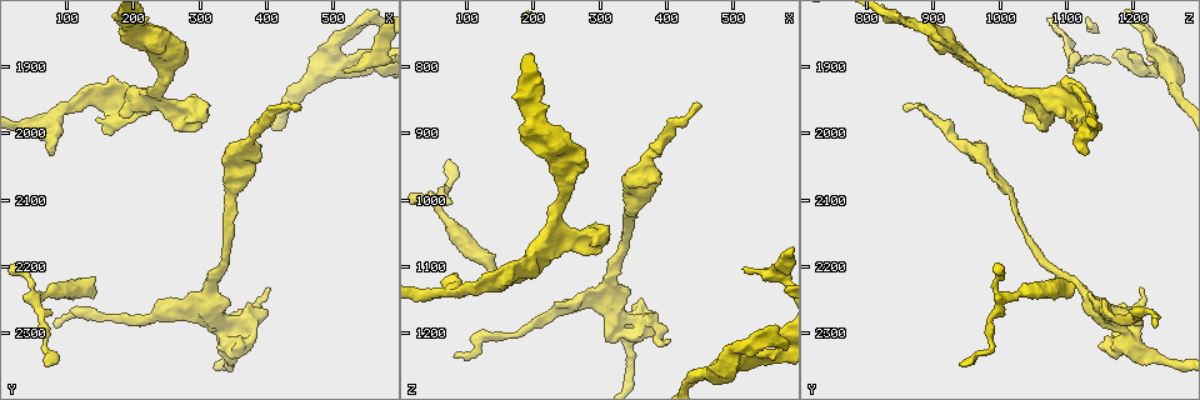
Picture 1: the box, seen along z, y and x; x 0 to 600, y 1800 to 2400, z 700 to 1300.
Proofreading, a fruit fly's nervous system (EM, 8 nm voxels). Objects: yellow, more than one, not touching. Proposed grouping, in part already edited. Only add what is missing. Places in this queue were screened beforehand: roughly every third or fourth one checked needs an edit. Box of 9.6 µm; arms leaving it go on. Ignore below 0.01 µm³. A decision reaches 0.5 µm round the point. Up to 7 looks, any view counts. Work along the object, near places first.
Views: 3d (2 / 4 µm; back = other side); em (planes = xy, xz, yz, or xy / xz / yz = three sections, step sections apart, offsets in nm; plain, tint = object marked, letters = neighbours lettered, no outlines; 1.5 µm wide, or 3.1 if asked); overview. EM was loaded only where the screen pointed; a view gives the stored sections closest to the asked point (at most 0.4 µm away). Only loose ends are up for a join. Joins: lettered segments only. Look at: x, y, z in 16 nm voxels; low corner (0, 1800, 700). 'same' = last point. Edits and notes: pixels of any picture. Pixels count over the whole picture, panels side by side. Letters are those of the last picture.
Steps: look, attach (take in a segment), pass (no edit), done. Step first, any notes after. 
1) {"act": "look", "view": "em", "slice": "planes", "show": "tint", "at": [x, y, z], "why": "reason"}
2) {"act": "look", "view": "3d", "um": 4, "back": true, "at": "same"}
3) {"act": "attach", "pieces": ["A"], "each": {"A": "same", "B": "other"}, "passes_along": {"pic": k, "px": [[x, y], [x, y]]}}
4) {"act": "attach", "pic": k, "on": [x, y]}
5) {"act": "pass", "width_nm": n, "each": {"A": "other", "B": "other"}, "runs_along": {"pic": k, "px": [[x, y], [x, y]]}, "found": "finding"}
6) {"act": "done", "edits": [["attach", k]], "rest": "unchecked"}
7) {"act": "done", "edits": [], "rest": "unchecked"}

{"act": "look", "view": "3d", "um": 2, "at": [515, 1910, 1105], "why": "thin end"}

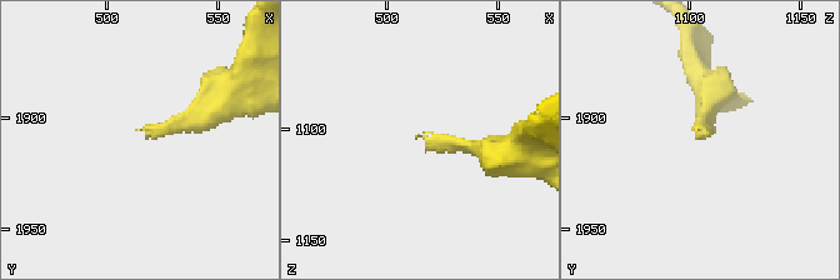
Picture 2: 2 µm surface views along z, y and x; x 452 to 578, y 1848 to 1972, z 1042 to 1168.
{"act": "look", "view": "em", "slice": "planes", "show": "plain", "at": [514, 1906, 1103], "why": "need the tissue"}

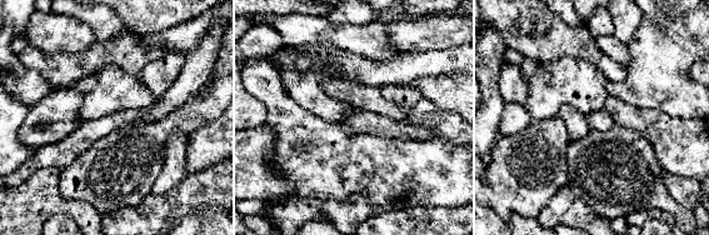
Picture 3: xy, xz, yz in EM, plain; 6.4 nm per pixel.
{"act": "look", "view": "em", "slice": "planes", "show": "letters", "at": "same"}

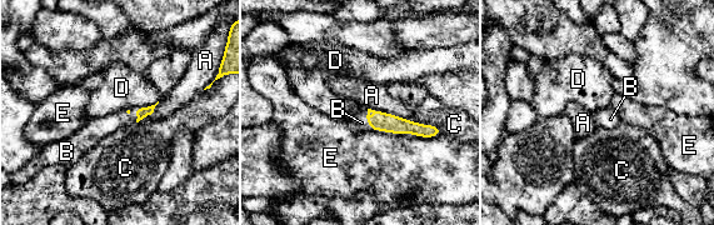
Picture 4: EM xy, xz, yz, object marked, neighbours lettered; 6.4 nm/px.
{"act": "attach", "pieces": ["B"], "each": {"A": "other", "B": "same", "C": "other", "D": "other", "E": "other"}, "passes_along": {"pic": 4, "px": [[383, 121], [367, 118], [359, 120]]}, "found": "the cell continues"}

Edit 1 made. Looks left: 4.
{"act": "look", "view": "overview"}

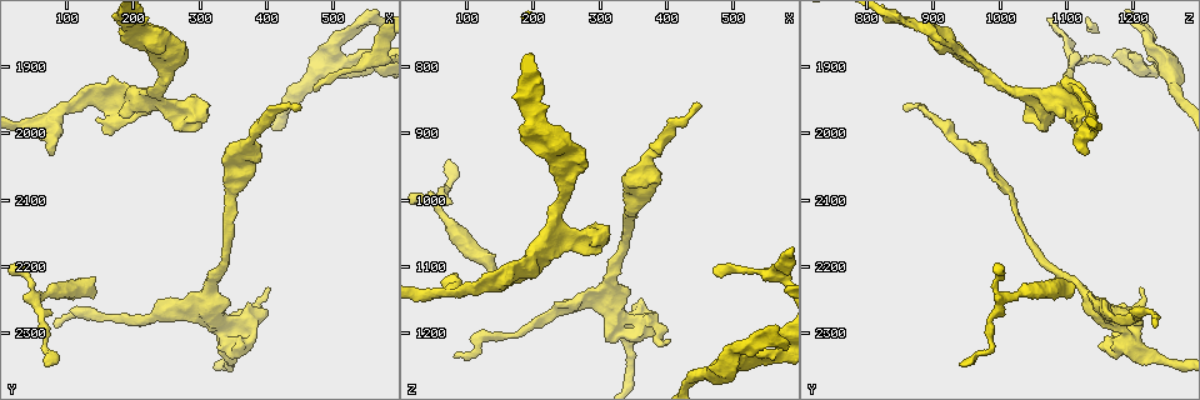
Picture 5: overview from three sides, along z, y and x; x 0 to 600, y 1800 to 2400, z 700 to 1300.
{"act": "look", "view": "em", "slice": "planes", "show": "letters", "at": [445, 1955, 855], "why": "an open end"}

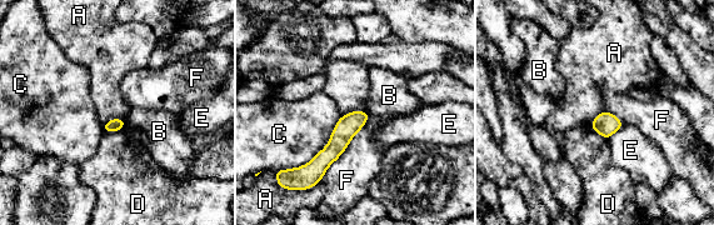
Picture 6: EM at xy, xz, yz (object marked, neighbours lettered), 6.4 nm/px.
{"act": "pass", "each": {"A": "other", "B": "other", "C": "other", "D": "other", "E": "other", "F": "other"}, "found": "none of them fits"}

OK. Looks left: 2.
{"act": "look", "view": "3d", "um": 4, "at": [75, 2030, 1135]}

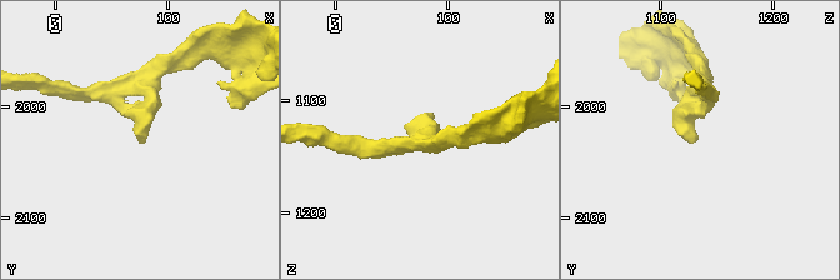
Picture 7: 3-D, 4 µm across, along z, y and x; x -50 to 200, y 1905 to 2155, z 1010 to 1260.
{"act": "look", "view": "em", "slice": "planes", "show": "letters", "at": [80, 2030, 1132], "why": "now the EM"}

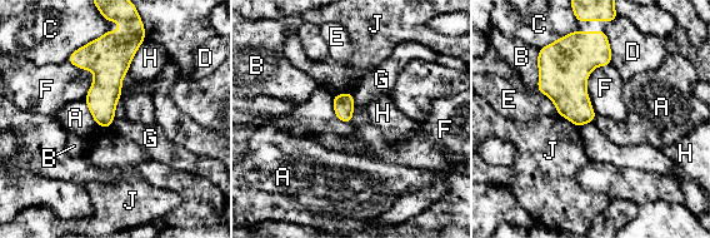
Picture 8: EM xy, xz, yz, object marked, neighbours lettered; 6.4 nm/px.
{"act": "pass", "width_nm": 130, "each": {"A": "other", "B": "other", "C": "other", "D": "other", "E": "other", "F": "other", "G": "other", "H": "other", "J": "other"}, "border": {"pic": 8, "px": [[331, 97], [334, 114], [350, 123]]}, "found": "none of them fits"}

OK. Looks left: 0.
{"act": "done", "edits": [["attach", 4]], "rest": "unchecked"}

